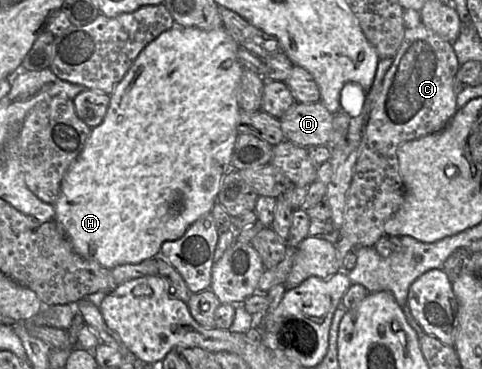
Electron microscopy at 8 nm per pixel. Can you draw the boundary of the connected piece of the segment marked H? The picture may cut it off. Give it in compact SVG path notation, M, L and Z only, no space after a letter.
M174 25L141 51L111 93L108 110L102 123L91 129L83 150L62 180L60 196L54 204L55 220L63 228L78 255L95 261L109 270L124 264L139 264L160 255L161 246L165 241L178 240L195 221L211 212L217 201L221 180L231 169L231 157L238 135L237 121L240 107L237 90L244 70L237 58L238 48L237 42L223 27L206 31L196 27Z

